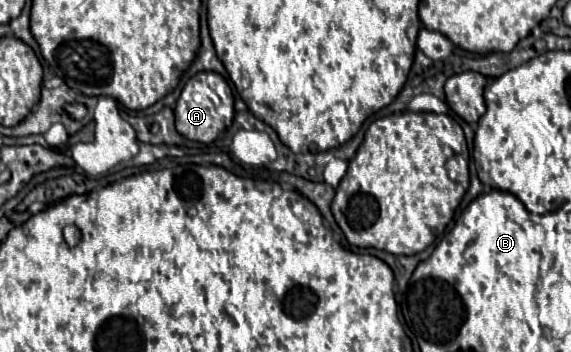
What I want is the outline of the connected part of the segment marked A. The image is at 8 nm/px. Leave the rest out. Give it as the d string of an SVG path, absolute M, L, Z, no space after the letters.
M201 71L185 83L185 87L177 99L174 115L176 129L183 137L187 137L191 141L199 141L199 143L213 143L233 123L235 106L231 88L219 73Z

